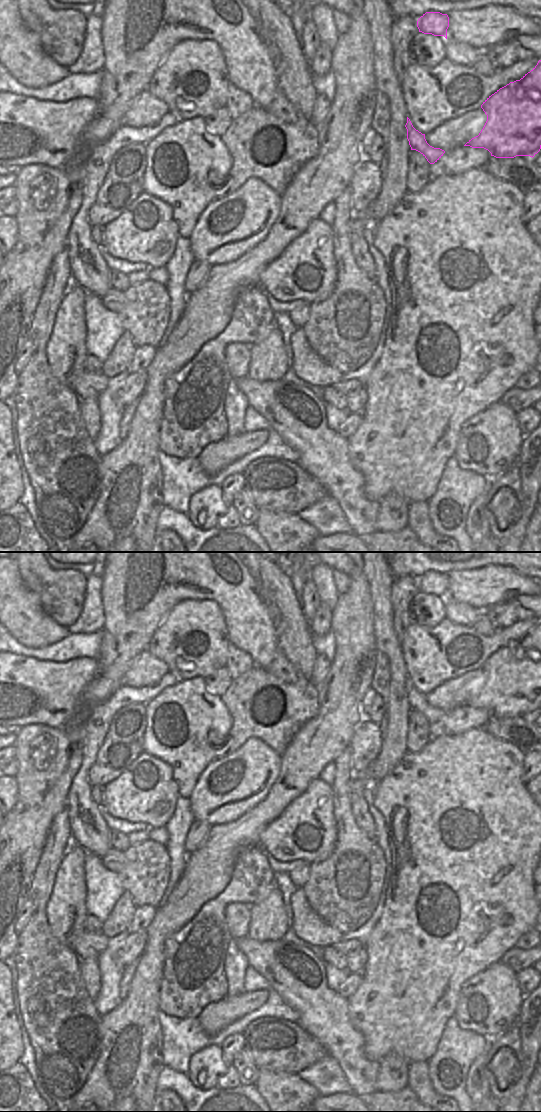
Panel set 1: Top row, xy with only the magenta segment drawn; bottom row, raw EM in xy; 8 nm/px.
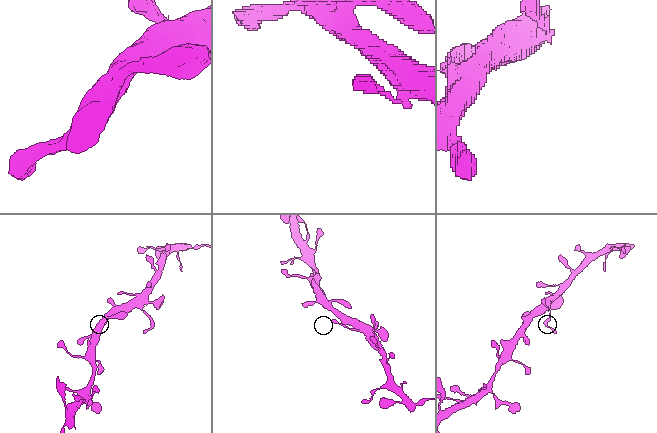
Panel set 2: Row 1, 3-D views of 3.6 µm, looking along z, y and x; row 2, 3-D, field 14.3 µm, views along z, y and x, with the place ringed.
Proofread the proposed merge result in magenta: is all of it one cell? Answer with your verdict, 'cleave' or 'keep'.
keep

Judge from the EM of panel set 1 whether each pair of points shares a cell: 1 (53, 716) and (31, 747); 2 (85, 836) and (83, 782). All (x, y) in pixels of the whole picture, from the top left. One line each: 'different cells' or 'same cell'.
1: different cells
2: same cell

